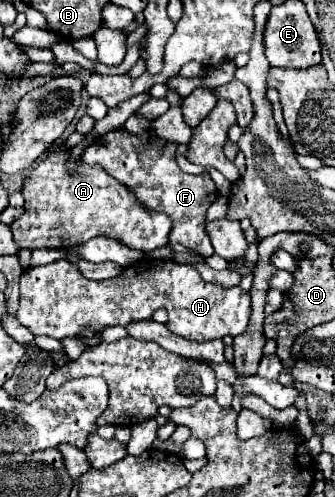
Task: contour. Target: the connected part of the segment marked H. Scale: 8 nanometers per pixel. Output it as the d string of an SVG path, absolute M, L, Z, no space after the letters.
M143 258L119 272L119 276L109 278L109 280L89 280L83 278L79 268L67 260L55 260L47 266L35 266L27 268L21 274L21 304L17 310L17 320L29 328L33 334L41 336L51 336L51 338L65 338L65 336L77 336L81 326L91 326L93 330L101 332L105 326L127 326L127 322L135 320L147 320L153 316L155 310L165 308L169 314L167 328L183 336L187 340L195 342L205 342L213 338L223 338L223 336L239 336L245 332L249 314L251 314L251 298L249 292L241 290L239 286L233 288L223 288L221 284L209 284L205 282L199 272L195 272L193 266L187 264L177 264L173 260L159 260L155 262L153 258Z

